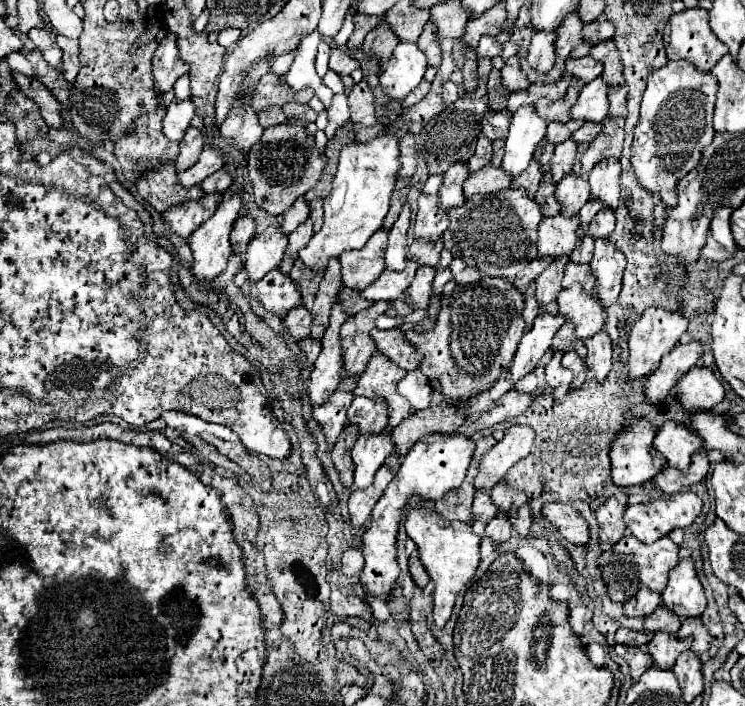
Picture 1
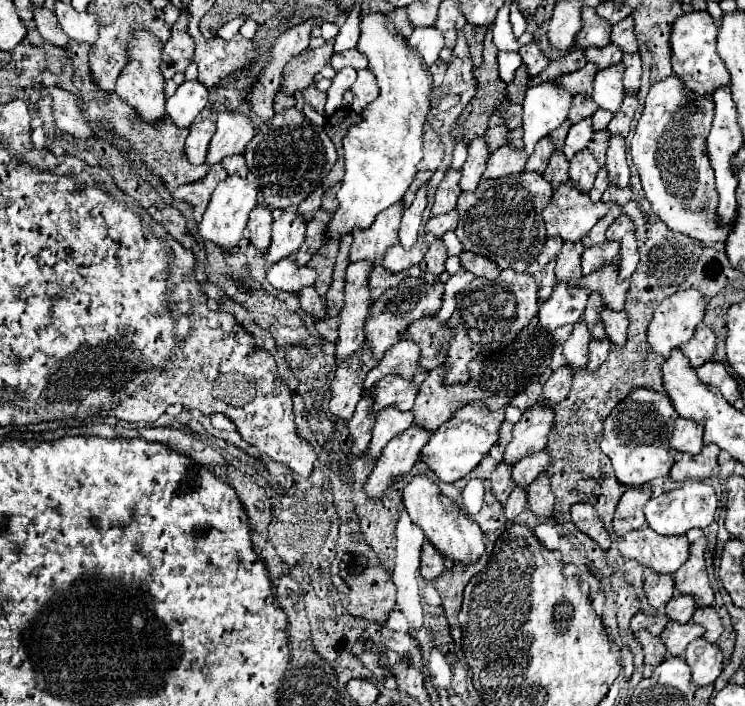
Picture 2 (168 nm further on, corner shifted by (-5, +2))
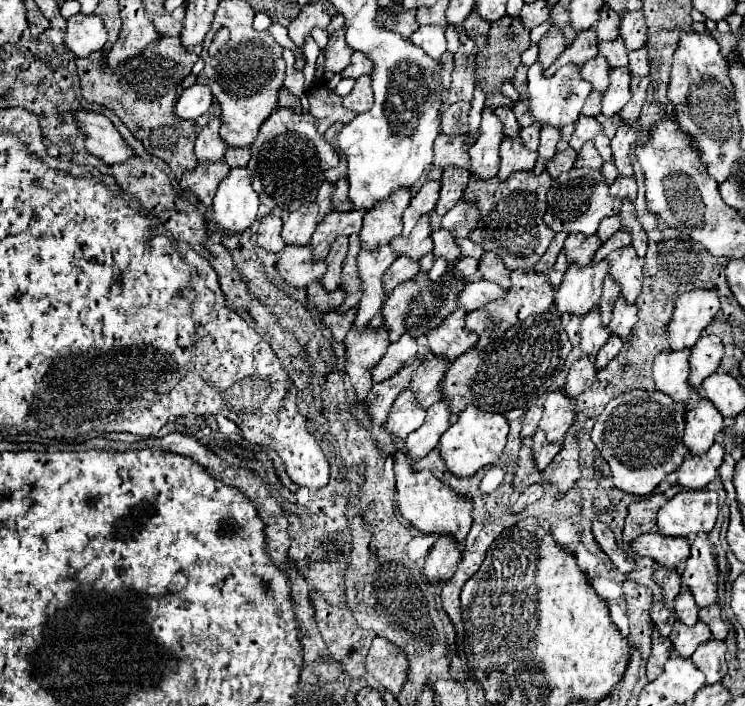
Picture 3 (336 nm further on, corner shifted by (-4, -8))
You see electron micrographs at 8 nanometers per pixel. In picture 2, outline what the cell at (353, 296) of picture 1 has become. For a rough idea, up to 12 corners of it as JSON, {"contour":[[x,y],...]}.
{"contour":[[378,264],[370,272],[370,296],[376,300],[404,274],[388,274]]}

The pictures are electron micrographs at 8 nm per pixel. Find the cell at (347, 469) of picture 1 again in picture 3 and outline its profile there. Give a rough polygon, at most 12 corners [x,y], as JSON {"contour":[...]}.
{"contour":[[421,360],[403,366],[385,382],[373,384],[367,410],[385,424],[395,398],[409,386]]}

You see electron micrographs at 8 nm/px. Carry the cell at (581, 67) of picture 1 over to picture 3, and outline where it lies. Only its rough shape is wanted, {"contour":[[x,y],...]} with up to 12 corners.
{"contour":[[621,36],[599,42],[599,54],[611,68],[627,66],[627,50]]}

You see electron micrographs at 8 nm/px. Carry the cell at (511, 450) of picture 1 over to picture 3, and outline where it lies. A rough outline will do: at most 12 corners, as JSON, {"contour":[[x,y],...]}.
{"contour":[[563,390],[547,396],[539,428],[563,440],[575,420],[575,400]]}

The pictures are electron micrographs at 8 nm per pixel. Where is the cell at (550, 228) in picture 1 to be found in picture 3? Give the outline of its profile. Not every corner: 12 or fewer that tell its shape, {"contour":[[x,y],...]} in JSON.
{"contour":[[571,168],[547,194],[555,232],[591,236],[617,214],[599,170]]}

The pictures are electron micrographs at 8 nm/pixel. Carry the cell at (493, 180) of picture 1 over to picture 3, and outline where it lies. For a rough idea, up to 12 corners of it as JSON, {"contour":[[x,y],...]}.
{"contour":[[521,138],[501,142],[499,178],[533,170],[537,152]]}

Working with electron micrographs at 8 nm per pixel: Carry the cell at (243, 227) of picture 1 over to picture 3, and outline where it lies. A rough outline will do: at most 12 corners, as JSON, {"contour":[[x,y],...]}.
{"contour":[[267,214],[257,226],[257,244],[281,252],[283,220]]}

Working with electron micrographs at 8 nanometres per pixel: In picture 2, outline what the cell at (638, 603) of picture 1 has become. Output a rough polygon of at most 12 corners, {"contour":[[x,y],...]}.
{"contour":[[644,572],[646,600],[660,610],[674,594],[672,576]]}

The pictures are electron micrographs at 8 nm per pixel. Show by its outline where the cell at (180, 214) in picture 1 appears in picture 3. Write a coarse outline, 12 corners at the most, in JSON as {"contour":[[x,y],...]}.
{"contour":[[225,160],[197,162],[181,176],[181,190],[211,206],[221,180]]}

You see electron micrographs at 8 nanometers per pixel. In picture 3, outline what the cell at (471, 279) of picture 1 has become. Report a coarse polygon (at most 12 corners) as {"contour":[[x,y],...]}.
{"contour":[[493,252],[483,254],[483,280],[511,286],[511,270]]}

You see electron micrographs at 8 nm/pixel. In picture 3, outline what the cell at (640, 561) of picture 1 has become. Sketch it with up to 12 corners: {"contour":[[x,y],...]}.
{"contour":[[649,532],[631,544],[639,556],[679,568],[689,558],[687,538]]}

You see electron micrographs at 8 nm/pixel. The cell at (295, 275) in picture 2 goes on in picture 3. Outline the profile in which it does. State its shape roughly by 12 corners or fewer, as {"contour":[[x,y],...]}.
{"contour":[[287,246],[277,270],[291,286],[323,278],[325,260],[313,262],[311,246]]}

